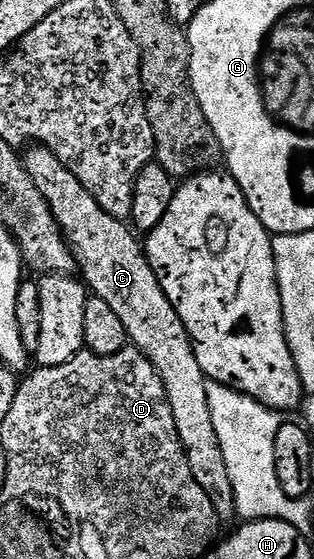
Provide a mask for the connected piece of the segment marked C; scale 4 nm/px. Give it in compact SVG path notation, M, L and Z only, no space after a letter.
M32 145L23 152L24 168L30 173L30 181L42 193L46 205L50 205L53 217L64 231L72 249L72 256L76 259L76 265L82 274L83 282L89 292L95 298L106 301L114 313L118 313L122 325L126 325L126 333L131 346L141 351L154 365L154 369L162 377L162 383L166 385L166 395L170 401L170 409L174 409L174 425L178 425L178 437L182 441L182 449L186 449L186 461L190 461L190 469L194 469L194 481L202 485L206 497L210 497L210 505L214 505L216 515L221 521L237 518L236 502L234 501L234 485L230 485L230 473L226 470L226 456L222 454L222 445L218 441L218 432L214 430L214 416L210 414L210 400L206 398L206 385L210 381L205 375L202 365L198 365L198 357L194 353L192 339L186 333L186 325L182 325L182 317L170 305L170 297L162 289L154 269L150 265L148 255L144 252L144 243L138 238L137 232L125 220L118 217L110 217L94 197L90 197L90 189L58 161L58 157L48 147Z

